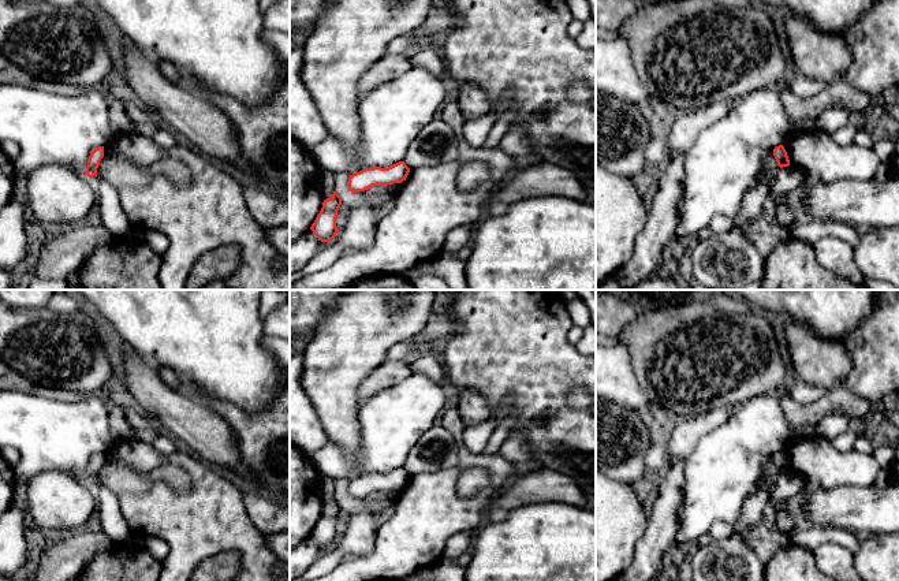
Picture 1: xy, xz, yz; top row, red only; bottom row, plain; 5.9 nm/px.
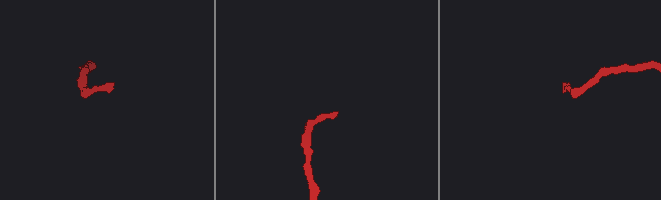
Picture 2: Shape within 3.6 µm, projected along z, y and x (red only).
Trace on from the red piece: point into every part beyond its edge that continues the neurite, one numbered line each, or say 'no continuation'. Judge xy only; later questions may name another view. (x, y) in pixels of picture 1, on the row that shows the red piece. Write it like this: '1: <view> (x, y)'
no continuation

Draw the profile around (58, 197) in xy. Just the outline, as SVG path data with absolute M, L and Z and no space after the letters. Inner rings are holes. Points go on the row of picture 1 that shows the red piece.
M44 164L27 175L27 212L37 227L82 223L97 202L92 178L66 165Z

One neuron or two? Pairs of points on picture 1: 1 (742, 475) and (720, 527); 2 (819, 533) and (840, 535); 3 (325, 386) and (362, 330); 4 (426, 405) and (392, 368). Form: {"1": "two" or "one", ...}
{"1": "two", "2": "one", "3": "one", "4": "two"}

